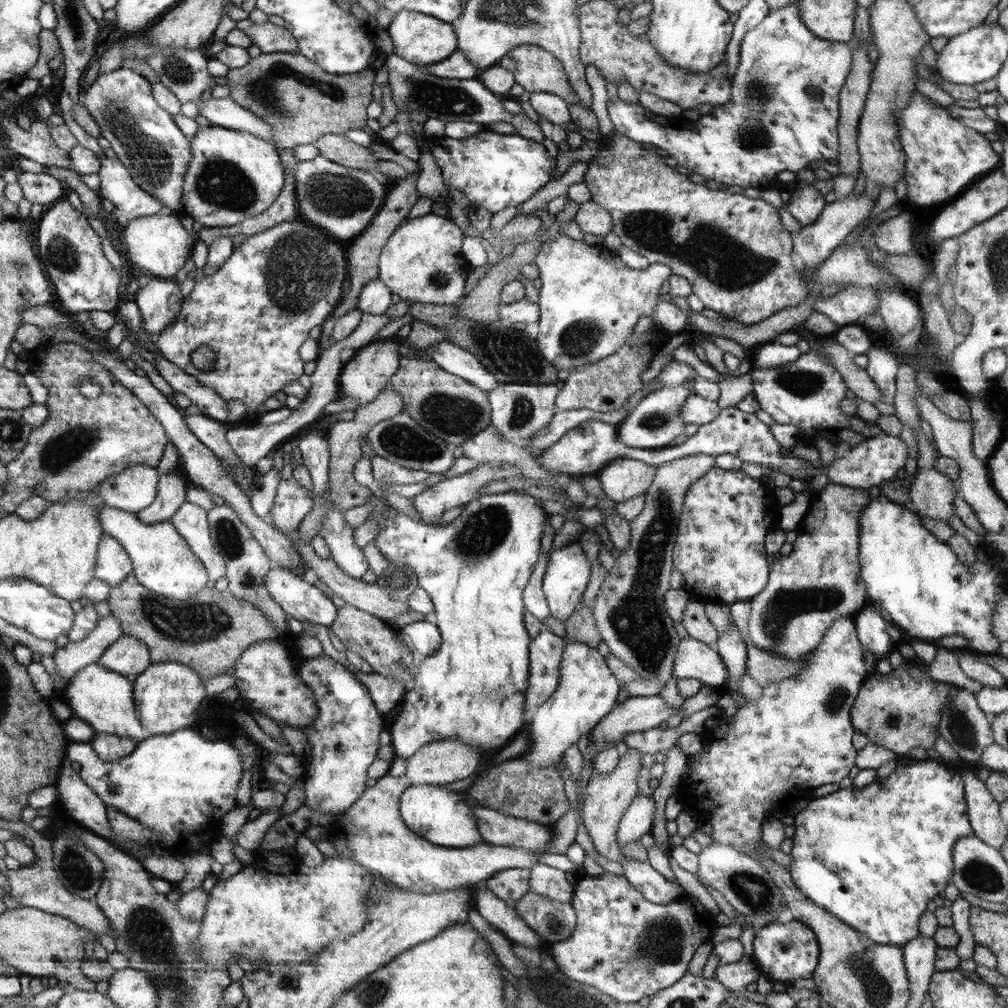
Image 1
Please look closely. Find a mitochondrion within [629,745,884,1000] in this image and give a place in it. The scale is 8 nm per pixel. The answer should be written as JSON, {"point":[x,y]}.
{"point":[661,941]}

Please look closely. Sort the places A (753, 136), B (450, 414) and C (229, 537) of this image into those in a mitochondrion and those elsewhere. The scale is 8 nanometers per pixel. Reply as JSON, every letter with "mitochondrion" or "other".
{"A":"mitochondrion","B":"mitochondrion","C":"mitochondrion"}

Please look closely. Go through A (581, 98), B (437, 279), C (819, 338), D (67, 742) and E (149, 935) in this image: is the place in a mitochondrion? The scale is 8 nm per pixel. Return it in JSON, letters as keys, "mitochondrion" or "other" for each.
{"A":"other","B":"mitochondrion","C":"other","D":"other","E":"mitochondrion"}

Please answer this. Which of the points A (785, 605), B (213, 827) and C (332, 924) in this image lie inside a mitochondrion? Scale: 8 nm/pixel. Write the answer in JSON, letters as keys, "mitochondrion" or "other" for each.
{"A":"mitochondrion","B":"other","C":"other"}

